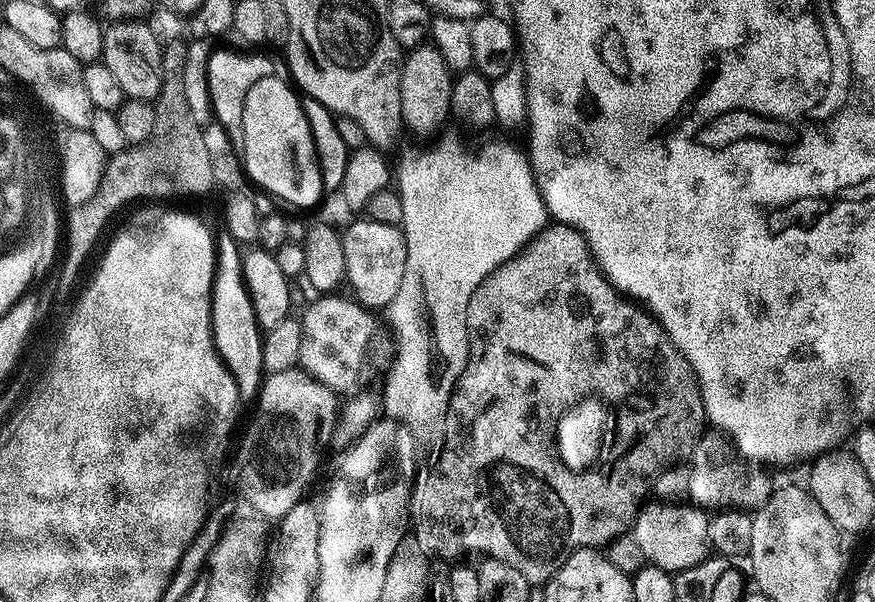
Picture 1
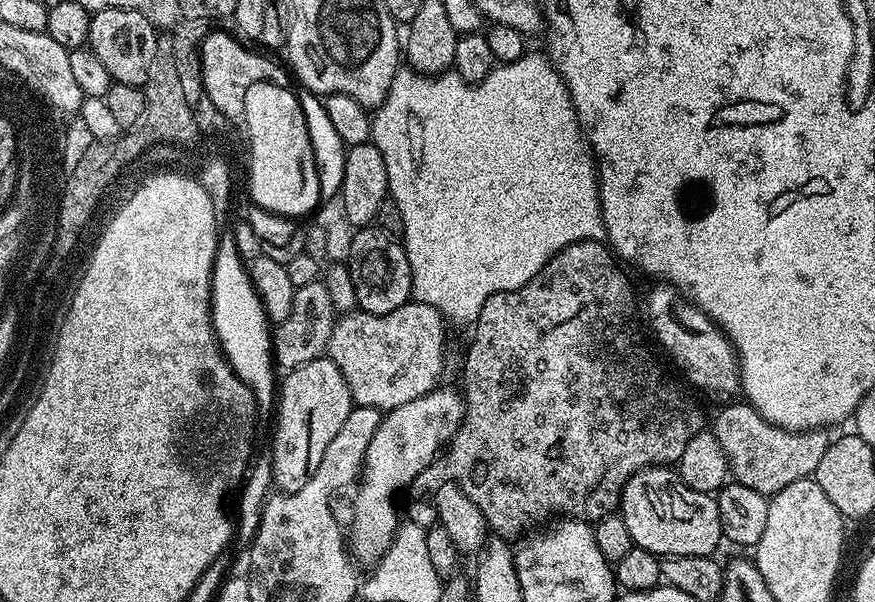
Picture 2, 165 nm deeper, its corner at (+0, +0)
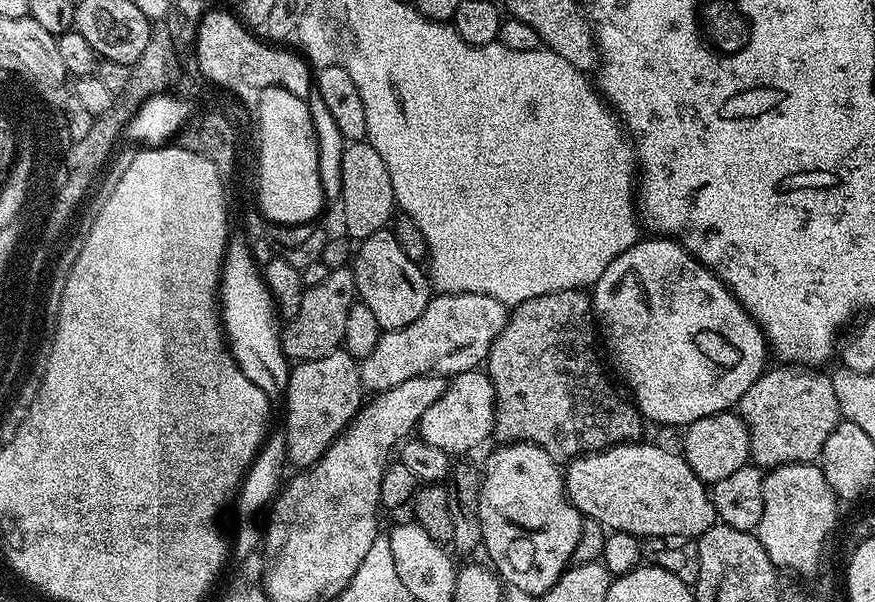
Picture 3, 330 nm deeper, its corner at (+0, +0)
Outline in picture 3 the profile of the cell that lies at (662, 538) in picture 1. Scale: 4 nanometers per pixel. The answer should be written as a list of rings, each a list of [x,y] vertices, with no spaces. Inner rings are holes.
[[[644,443],[614,444],[610,448],[603,448],[600,452],[577,456],[567,465],[563,473],[568,499],[579,510],[581,516],[597,520],[605,529],[613,532],[629,532],[631,536],[641,538],[666,534],[699,538],[718,520],[709,489],[703,480],[696,477],[694,470],[690,470],[690,466],[679,451],[671,452],[668,448]]]

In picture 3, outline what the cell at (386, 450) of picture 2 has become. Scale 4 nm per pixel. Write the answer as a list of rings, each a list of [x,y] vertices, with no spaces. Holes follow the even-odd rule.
[[[473,370],[460,372],[451,377],[445,387],[442,398],[434,402],[422,414],[418,425],[419,439],[425,440],[430,446],[436,446],[449,454],[468,452],[476,448],[487,436],[493,435],[496,426],[496,395],[487,371]]]

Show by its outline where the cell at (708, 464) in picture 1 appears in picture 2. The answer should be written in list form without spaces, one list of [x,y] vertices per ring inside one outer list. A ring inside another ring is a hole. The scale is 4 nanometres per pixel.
[[[739,403],[726,405],[710,420],[710,431],[728,459],[731,479],[767,498],[778,494],[778,490],[786,490],[790,482],[809,479],[822,460],[822,454],[826,454],[829,433],[824,430],[791,432],[766,422],[766,418],[762,418],[751,404]]]

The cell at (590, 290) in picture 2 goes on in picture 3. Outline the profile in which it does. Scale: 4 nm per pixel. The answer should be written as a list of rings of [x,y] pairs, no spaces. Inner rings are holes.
[[[579,288],[558,290],[554,294],[542,294],[538,298],[530,298],[526,302],[515,305],[509,311],[506,326],[502,330],[502,334],[498,334],[498,338],[494,338],[486,361],[486,371],[490,382],[494,386],[494,394],[496,395],[496,426],[494,436],[495,439],[498,438],[497,441],[537,444],[539,448],[551,454],[553,460],[557,462],[571,462],[577,456],[586,456],[589,452],[600,452],[603,448],[610,448],[614,444],[627,444],[641,439],[640,434],[642,426],[644,426],[643,417],[631,401],[627,399],[625,399],[626,401],[622,400],[616,393],[611,392],[609,386],[606,384],[600,362],[596,358],[593,346],[590,344],[594,340],[594,334],[596,335],[596,324],[592,310],[592,298],[587,291]]]

